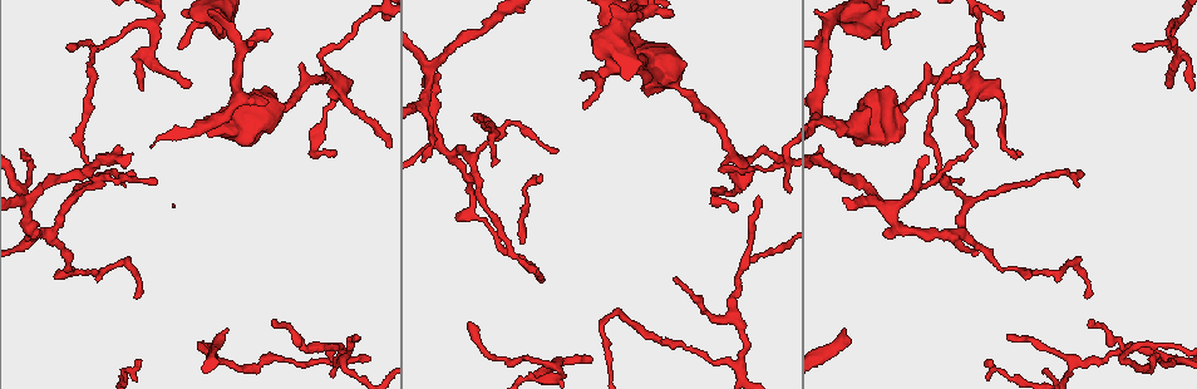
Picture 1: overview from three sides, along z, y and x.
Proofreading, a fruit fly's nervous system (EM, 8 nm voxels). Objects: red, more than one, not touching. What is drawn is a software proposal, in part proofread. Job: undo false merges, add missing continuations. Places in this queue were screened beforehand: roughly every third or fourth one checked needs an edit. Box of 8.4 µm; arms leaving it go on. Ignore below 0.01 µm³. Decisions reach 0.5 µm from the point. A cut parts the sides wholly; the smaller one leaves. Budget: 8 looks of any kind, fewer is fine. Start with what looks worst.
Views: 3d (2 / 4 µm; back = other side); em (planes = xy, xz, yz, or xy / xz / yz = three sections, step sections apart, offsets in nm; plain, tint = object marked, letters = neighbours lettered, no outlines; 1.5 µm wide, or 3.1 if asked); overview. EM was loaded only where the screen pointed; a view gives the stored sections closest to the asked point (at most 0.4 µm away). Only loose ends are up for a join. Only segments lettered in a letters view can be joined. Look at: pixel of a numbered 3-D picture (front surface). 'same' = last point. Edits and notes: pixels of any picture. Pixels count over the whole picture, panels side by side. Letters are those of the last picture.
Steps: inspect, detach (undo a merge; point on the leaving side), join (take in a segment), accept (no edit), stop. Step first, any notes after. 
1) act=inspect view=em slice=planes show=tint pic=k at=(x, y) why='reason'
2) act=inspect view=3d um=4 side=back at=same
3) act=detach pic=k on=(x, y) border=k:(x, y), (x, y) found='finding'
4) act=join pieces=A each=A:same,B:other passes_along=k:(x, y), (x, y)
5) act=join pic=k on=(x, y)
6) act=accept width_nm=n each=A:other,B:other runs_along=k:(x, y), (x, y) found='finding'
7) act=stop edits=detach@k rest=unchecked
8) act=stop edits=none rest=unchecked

act=inspect view=em um=3.1 slice=planes show=letters pic=1 at=(844, 329) why='an open end'

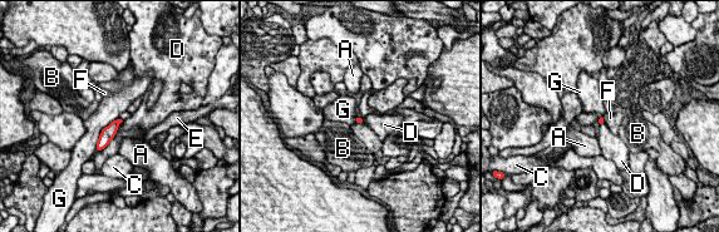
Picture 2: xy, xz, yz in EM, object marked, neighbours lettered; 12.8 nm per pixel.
act=join pic=2 on=(363, 132) each=A:other,B:other,C:other,D:other,E:other,F:same,G:other passes_along=2:(358, 119), (360, 122), (363, 132) found='the cell continues'

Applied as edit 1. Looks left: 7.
act=inspect view=3d um=4 pic=1 at=(1168, 82) why='free end'

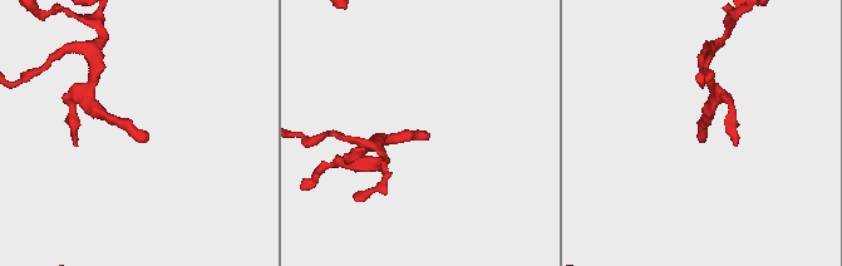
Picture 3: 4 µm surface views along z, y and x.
act=inspect view=em slice=planes show=letters pic=3 at=(704, 135)

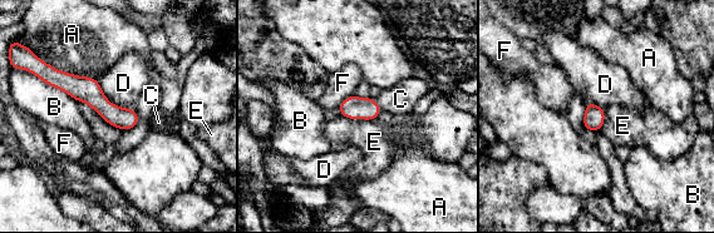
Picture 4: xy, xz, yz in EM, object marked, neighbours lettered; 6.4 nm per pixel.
act=join pic=4 on=(400, 99) width_nm=140 each=A:other,B:other,C:same,D:other,E:other,F:other passes_along=4:(355, 108), (378, 105), (400, 99) found='it goes on there'

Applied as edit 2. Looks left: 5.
act=inspect view=overview why='see it whole again'

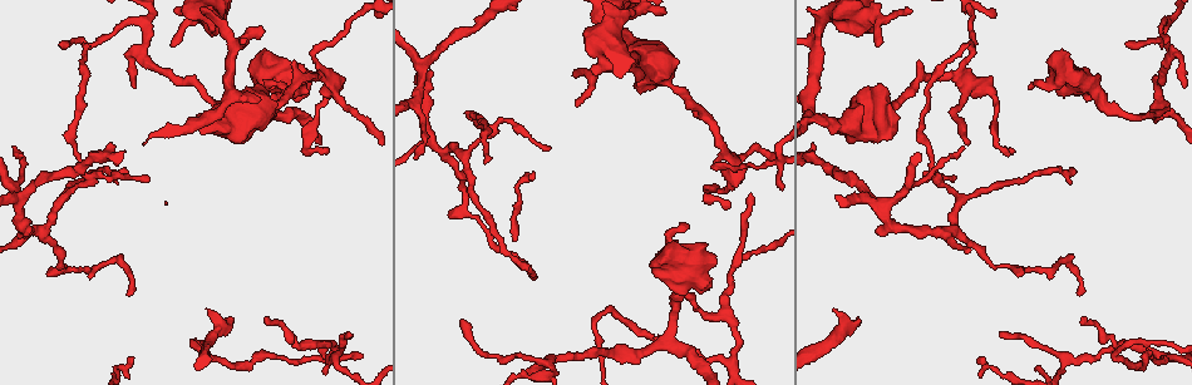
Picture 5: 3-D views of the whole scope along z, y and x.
act=inspect view=em slice=planes show=tint pic=5 at=(918, 60) why='an open end'

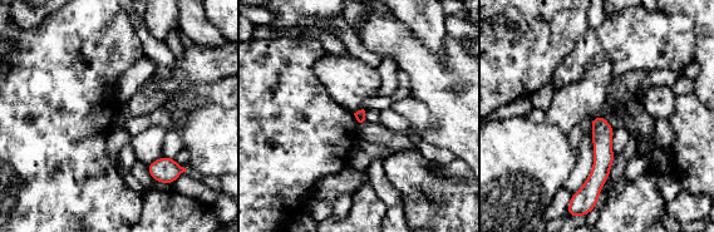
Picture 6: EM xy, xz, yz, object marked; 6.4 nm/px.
act=inspect view=em slice=planes show=letters at=same

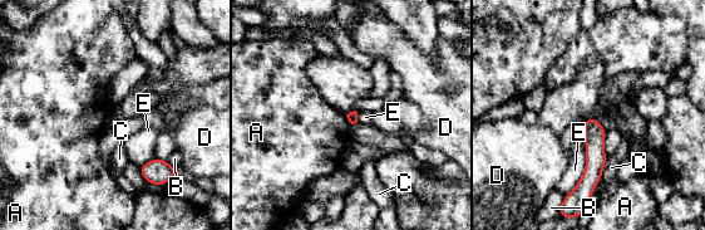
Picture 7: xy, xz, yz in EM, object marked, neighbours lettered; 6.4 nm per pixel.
act=accept each=A:other,B:other,C:other,D:other,E:other runs_along=7:(592, 121), (593, 172), (586, 194) found='no lettered segment goes on from it'

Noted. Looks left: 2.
act=stop edits=join@2,join@4 rest=unchecked

